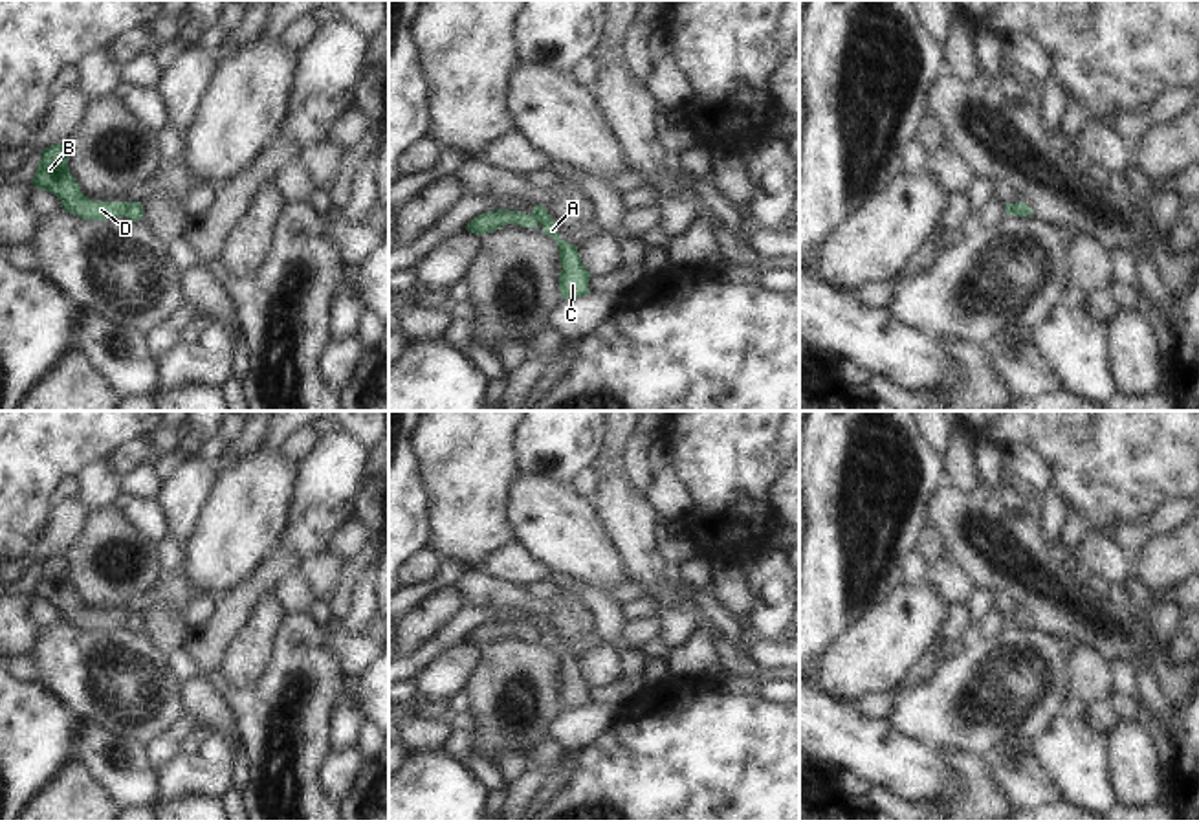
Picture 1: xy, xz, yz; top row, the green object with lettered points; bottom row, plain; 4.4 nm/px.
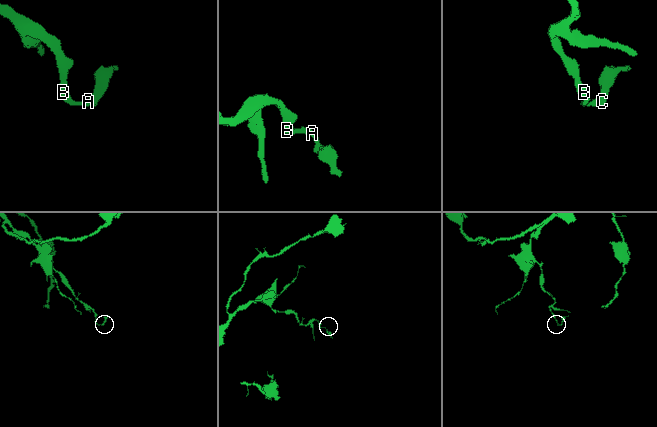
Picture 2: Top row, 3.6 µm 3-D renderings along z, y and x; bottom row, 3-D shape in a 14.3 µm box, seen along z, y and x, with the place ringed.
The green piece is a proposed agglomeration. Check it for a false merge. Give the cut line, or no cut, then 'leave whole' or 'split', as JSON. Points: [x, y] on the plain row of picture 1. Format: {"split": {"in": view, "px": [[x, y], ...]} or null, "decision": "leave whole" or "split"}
{"split": {"in": "xy", "px": [[125, 615], [121, 626]]}, "decision": "split"}

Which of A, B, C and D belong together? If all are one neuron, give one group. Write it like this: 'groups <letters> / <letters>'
groups A C / B D

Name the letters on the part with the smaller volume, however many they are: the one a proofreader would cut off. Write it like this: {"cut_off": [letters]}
{"cut_off": ["A", "C"]}

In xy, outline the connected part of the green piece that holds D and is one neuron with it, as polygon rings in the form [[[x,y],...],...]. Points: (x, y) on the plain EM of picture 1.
[[[64,554],[42,561],[33,596],[35,600],[53,604],[62,613],[66,624],[73,624],[84,631],[114,631],[123,627],[123,613],[94,613],[82,605],[77,591],[70,583]]]

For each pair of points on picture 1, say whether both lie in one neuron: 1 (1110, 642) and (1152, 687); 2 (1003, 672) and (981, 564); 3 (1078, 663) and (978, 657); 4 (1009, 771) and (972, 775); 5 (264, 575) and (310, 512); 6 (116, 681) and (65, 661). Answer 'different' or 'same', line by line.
1: different
2: different
3: different
4: different
5: different
6: same

